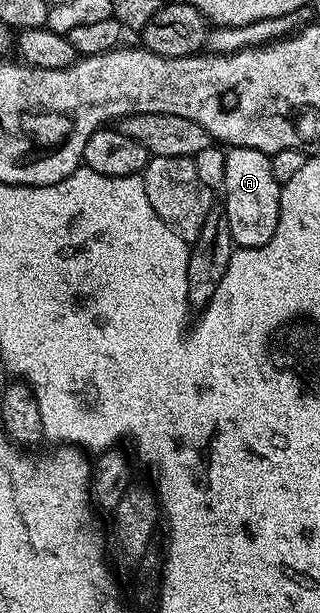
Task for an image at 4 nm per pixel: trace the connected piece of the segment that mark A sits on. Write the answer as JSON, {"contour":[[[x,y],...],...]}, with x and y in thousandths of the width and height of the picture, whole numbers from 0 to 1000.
{"contour":[[[725,240],[706,248],[691,336],[709,349],[738,405],[825,403],[847,392],[872,359],[875,303],[866,289],[853,289],[853,269],[838,248],[781,240]]]}

